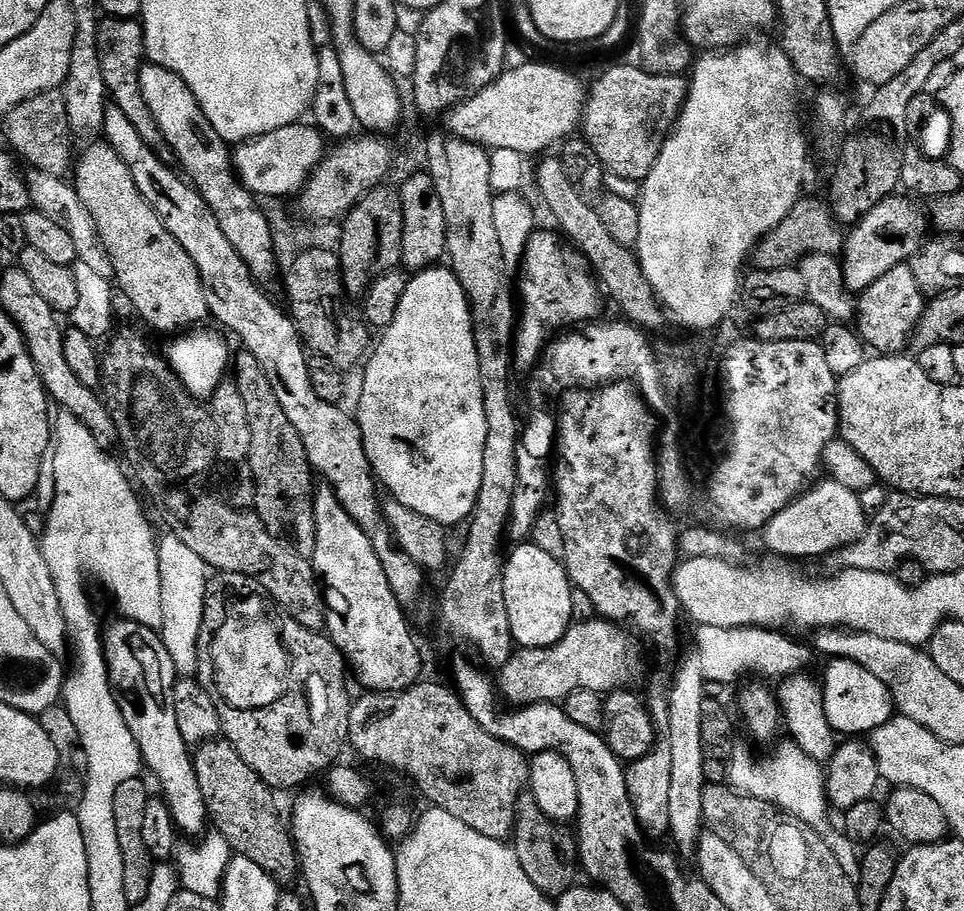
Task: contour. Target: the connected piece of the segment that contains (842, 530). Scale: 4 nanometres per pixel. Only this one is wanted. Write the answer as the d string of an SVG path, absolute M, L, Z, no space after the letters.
M829 478L821 479L768 520L762 530L764 544L776 555L773 557L787 558L792 562L808 560L811 556L831 557L832 553L854 543L864 533L866 512L864 516L860 500L857 493L840 486L838 482Z

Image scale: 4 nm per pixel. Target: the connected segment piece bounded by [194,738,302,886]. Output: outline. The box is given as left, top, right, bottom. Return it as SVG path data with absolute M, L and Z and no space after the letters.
M225 738L206 740L194 752L194 763L198 774L198 787L202 790L202 798L208 807L208 818L211 827L229 843L233 853L242 858L250 858L255 865L271 875L280 886L292 886L302 876L300 853L296 851L296 842L292 838L289 825L280 817L280 808L276 805L277 793L268 787L266 781L246 762L242 762L242 754L238 754L231 742Z

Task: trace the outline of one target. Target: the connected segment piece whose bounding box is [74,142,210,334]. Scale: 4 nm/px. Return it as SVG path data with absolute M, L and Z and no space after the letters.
M92 142L85 148L88 149L81 156L79 153L74 164L74 187L82 206L94 220L102 246L114 266L118 288L120 283L133 310L156 332L184 334L203 325L200 323L207 321L210 313L194 258L162 226L162 218L142 198L126 162L118 158L115 150L106 142Z

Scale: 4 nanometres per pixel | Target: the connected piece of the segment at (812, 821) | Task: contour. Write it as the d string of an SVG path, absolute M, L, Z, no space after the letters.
M793 742L787 744L777 743L772 753L761 764L756 764L752 752L748 748L733 747L732 759L728 765L727 783L734 786L735 791L741 794L751 794L759 800L769 800L776 808L781 808L786 814L806 822L806 825L823 836L842 871L850 880L857 883L860 878L860 852L843 831L832 832L832 824L828 821L830 805L826 799L824 790L824 778L826 775L822 764L803 753L798 745Z

